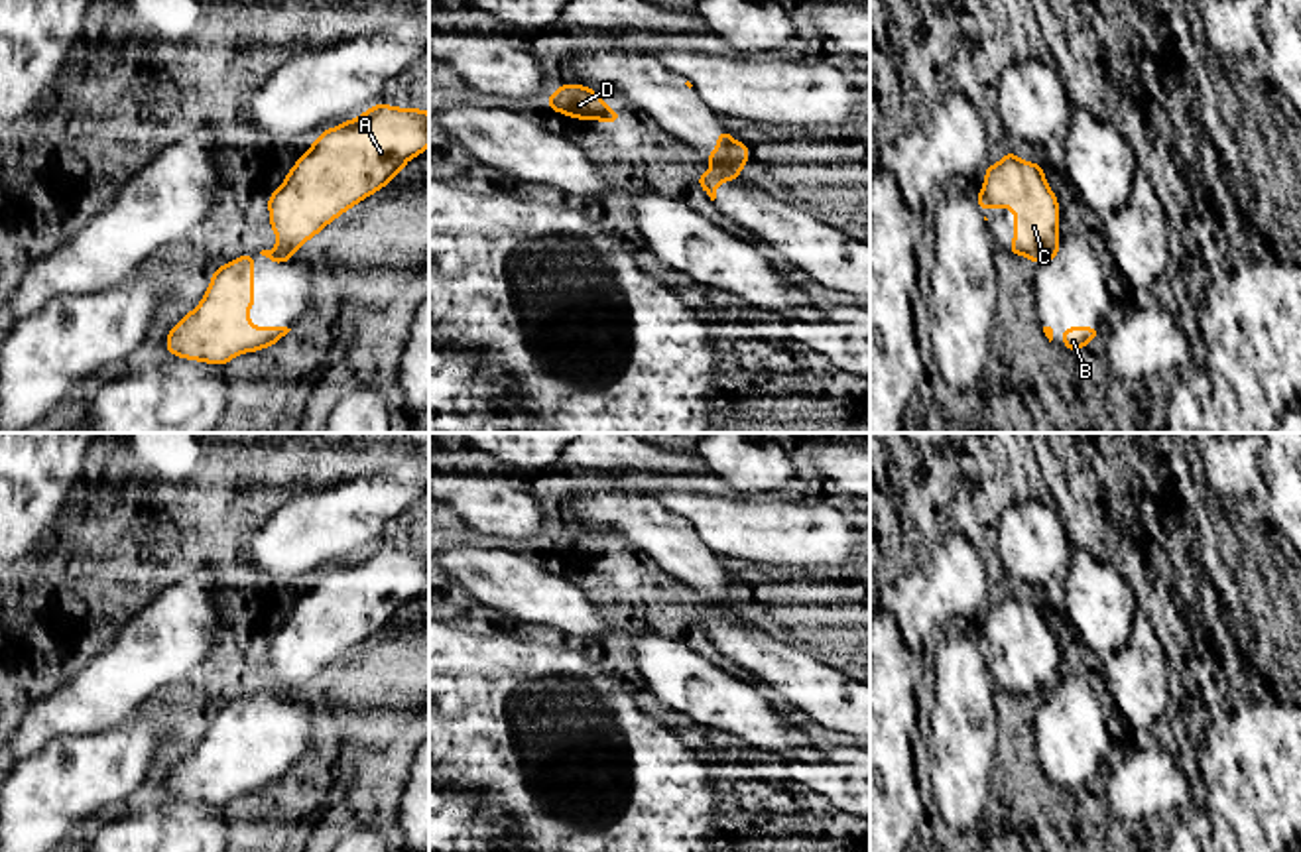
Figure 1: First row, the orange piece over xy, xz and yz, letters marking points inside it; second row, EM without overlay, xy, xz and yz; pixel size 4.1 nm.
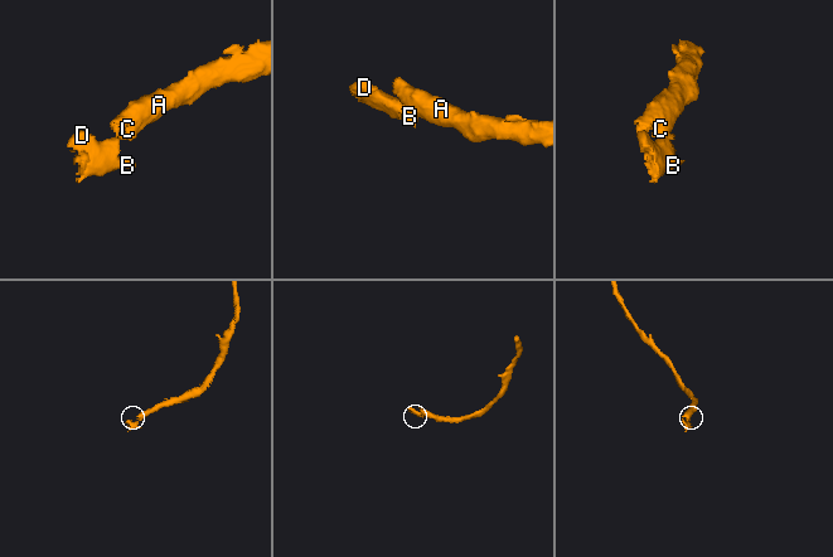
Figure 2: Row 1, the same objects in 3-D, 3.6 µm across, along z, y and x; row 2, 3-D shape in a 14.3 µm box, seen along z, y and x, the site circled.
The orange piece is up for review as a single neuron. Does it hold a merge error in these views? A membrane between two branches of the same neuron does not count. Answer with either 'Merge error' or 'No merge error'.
Merge error

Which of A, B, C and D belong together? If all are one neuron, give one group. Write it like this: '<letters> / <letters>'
A C / B D

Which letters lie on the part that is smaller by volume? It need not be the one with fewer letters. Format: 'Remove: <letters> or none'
Remove: B, D

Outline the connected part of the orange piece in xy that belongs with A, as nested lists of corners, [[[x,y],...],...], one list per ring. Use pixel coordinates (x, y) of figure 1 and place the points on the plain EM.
[[[376,543],[352,561],[323,571],[285,614],[283,624],[268,636],[270,669],[278,687],[289,695],[317,677],[342,653],[362,643],[396,620],[405,604],[429,588],[429,553],[413,547]]]

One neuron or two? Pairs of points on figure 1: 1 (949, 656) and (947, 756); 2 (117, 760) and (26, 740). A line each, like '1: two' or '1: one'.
1: one
2: two

